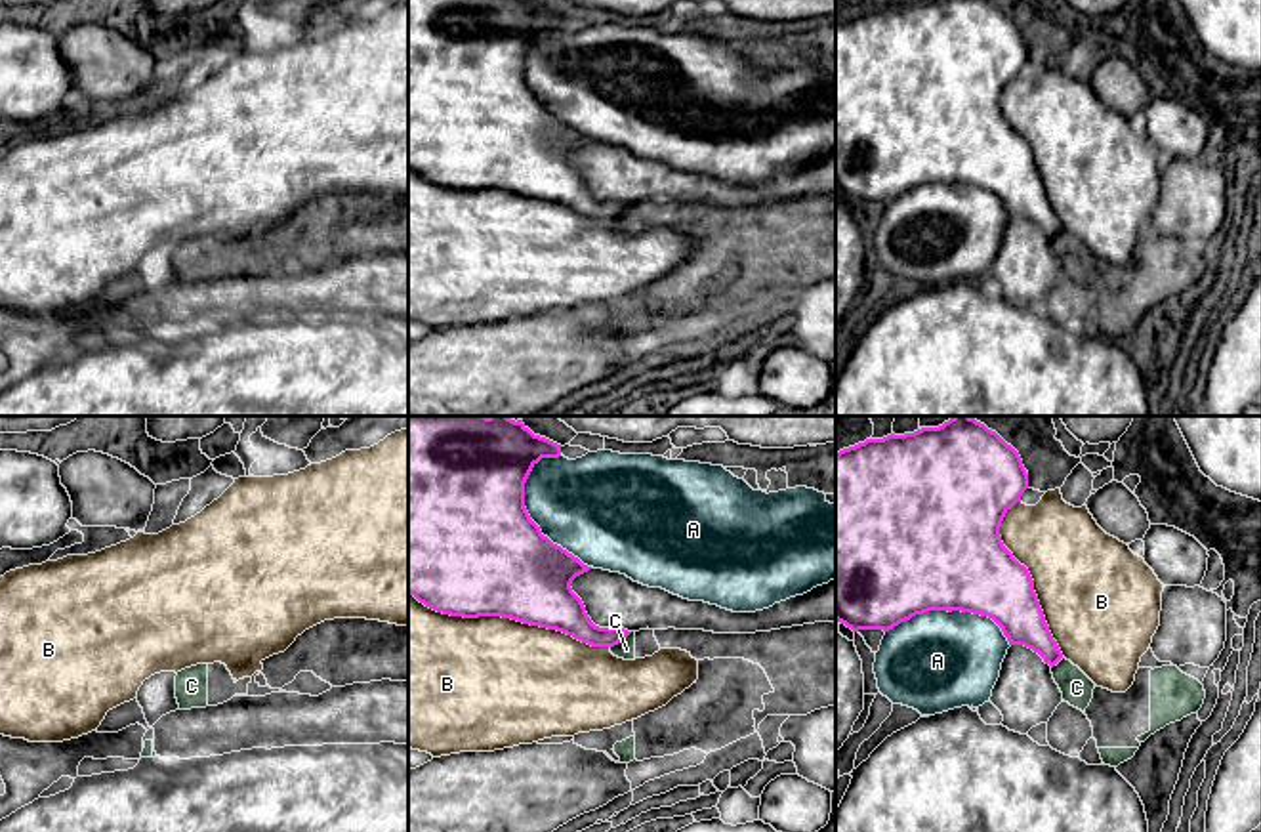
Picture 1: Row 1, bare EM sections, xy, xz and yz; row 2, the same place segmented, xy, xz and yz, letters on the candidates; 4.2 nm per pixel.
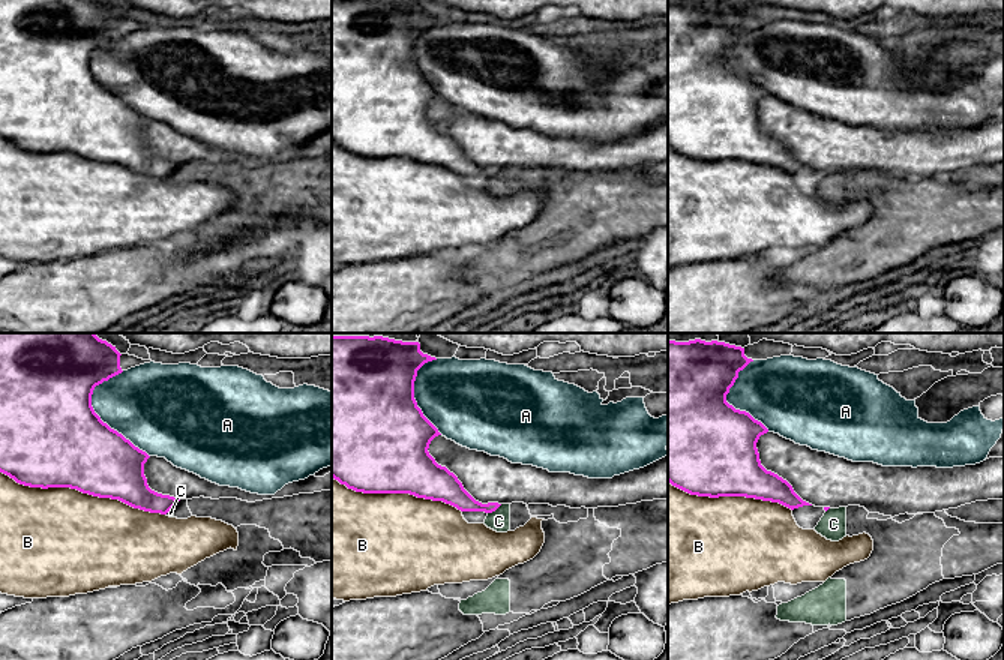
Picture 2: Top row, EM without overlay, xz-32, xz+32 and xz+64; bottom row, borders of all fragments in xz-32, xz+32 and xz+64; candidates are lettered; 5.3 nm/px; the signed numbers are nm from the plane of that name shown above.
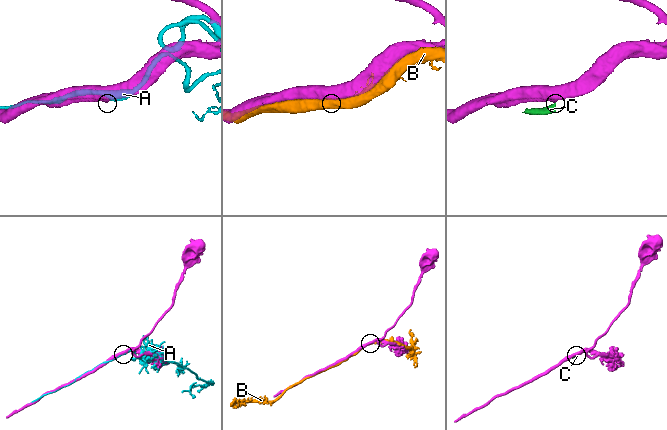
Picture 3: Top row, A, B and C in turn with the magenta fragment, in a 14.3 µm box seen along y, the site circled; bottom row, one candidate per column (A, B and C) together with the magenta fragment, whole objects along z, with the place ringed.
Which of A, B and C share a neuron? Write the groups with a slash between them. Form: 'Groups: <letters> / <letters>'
Groups: A / B / C

